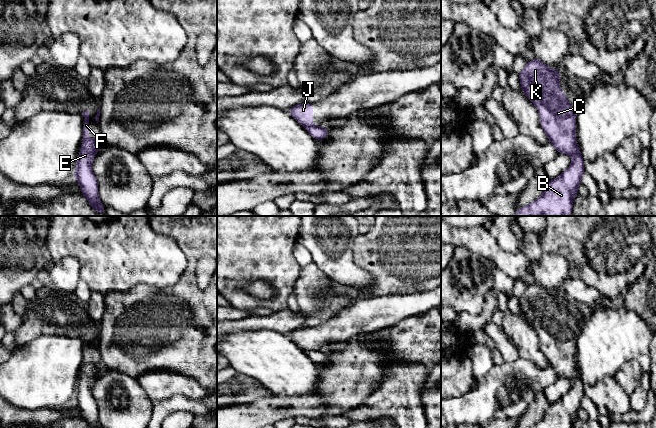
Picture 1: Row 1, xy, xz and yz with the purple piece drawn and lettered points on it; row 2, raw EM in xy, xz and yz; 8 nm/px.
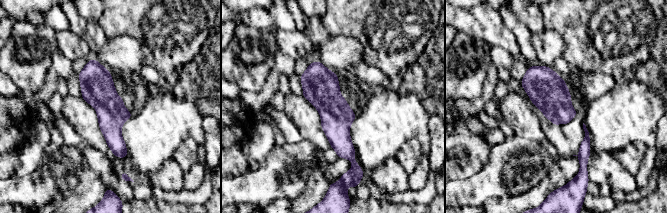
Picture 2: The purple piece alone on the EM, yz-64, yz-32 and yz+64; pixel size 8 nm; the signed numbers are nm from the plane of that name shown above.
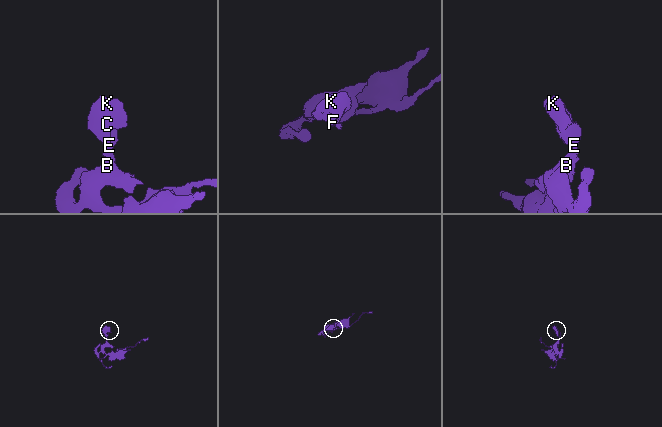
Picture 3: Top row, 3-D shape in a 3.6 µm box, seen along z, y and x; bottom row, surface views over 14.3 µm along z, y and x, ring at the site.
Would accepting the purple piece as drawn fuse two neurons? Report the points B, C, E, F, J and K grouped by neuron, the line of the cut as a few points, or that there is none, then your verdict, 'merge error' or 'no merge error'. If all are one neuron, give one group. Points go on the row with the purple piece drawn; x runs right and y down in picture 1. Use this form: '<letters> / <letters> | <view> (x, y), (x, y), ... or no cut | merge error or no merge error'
B E / C F J K | yz (577, 146), (572, 156) | merge error

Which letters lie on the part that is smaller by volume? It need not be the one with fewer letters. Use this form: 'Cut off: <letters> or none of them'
Cut off: C, F, J, K

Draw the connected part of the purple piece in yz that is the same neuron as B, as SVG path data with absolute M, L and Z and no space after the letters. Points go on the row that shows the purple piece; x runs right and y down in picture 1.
M577 146L572 164L563 173L549 181L544 193L529 205L516 209L514 216L568 216L585 172L584 161Z

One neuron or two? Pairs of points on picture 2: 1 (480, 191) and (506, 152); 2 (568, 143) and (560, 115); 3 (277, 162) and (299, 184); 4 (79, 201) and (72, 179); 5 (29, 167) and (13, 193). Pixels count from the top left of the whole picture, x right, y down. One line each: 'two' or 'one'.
1: one
2: one
3: one
4: two
5: two

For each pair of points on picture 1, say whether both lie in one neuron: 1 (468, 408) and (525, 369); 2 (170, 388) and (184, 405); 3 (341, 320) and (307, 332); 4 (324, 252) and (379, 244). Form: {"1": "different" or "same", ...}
{"1": "same", "2": "different", "3": "same", "4": "different"}

